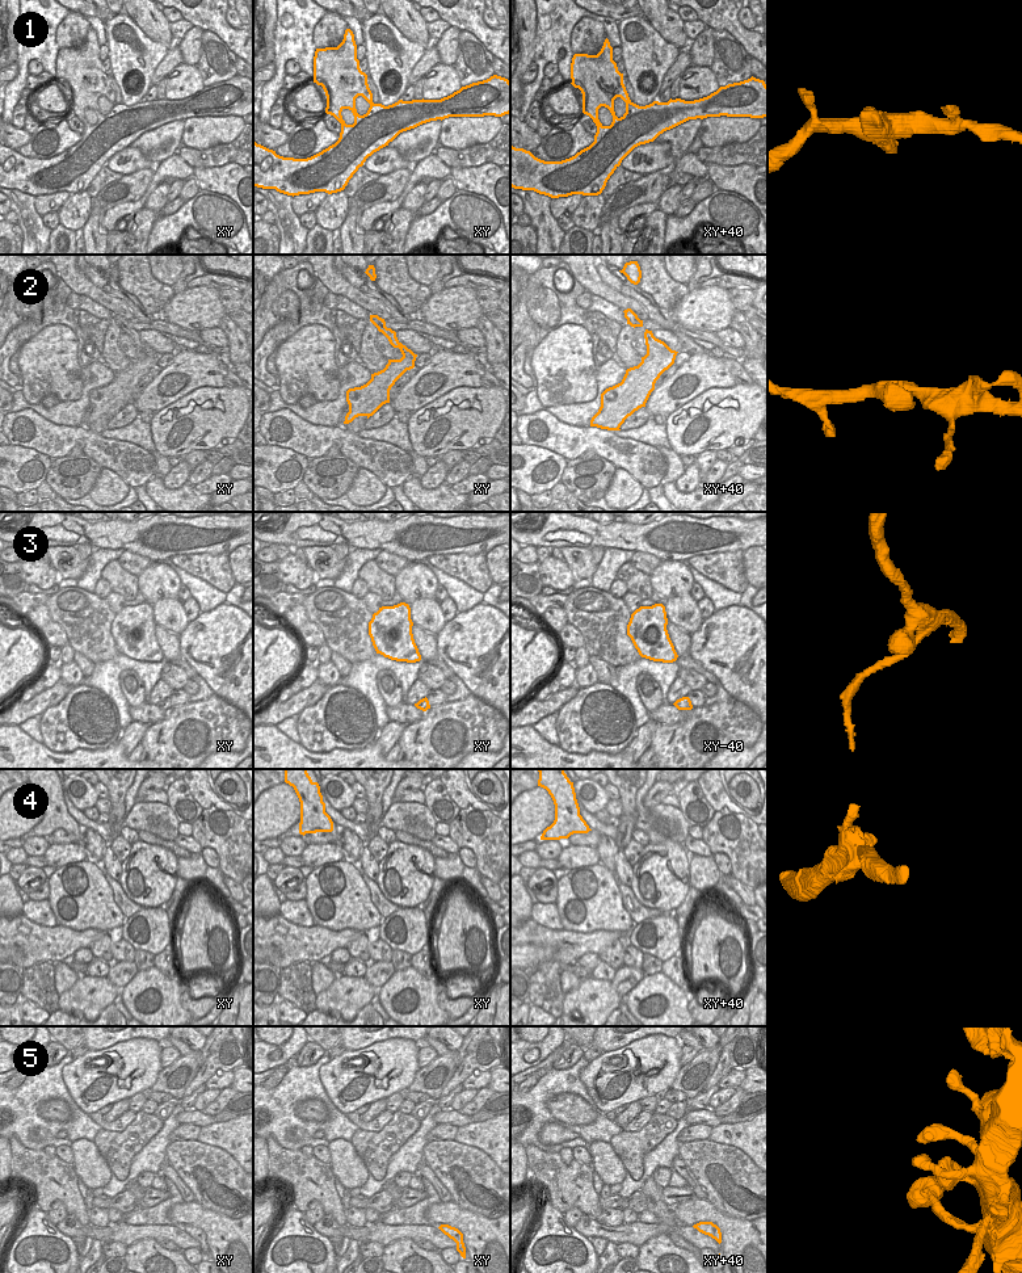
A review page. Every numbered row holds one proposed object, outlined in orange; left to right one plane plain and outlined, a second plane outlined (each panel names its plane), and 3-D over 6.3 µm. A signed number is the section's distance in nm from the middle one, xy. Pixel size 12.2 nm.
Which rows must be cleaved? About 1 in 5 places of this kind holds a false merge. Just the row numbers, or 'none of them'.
4

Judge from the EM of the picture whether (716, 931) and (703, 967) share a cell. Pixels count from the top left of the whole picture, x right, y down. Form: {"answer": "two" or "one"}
{"answer": "one"}

